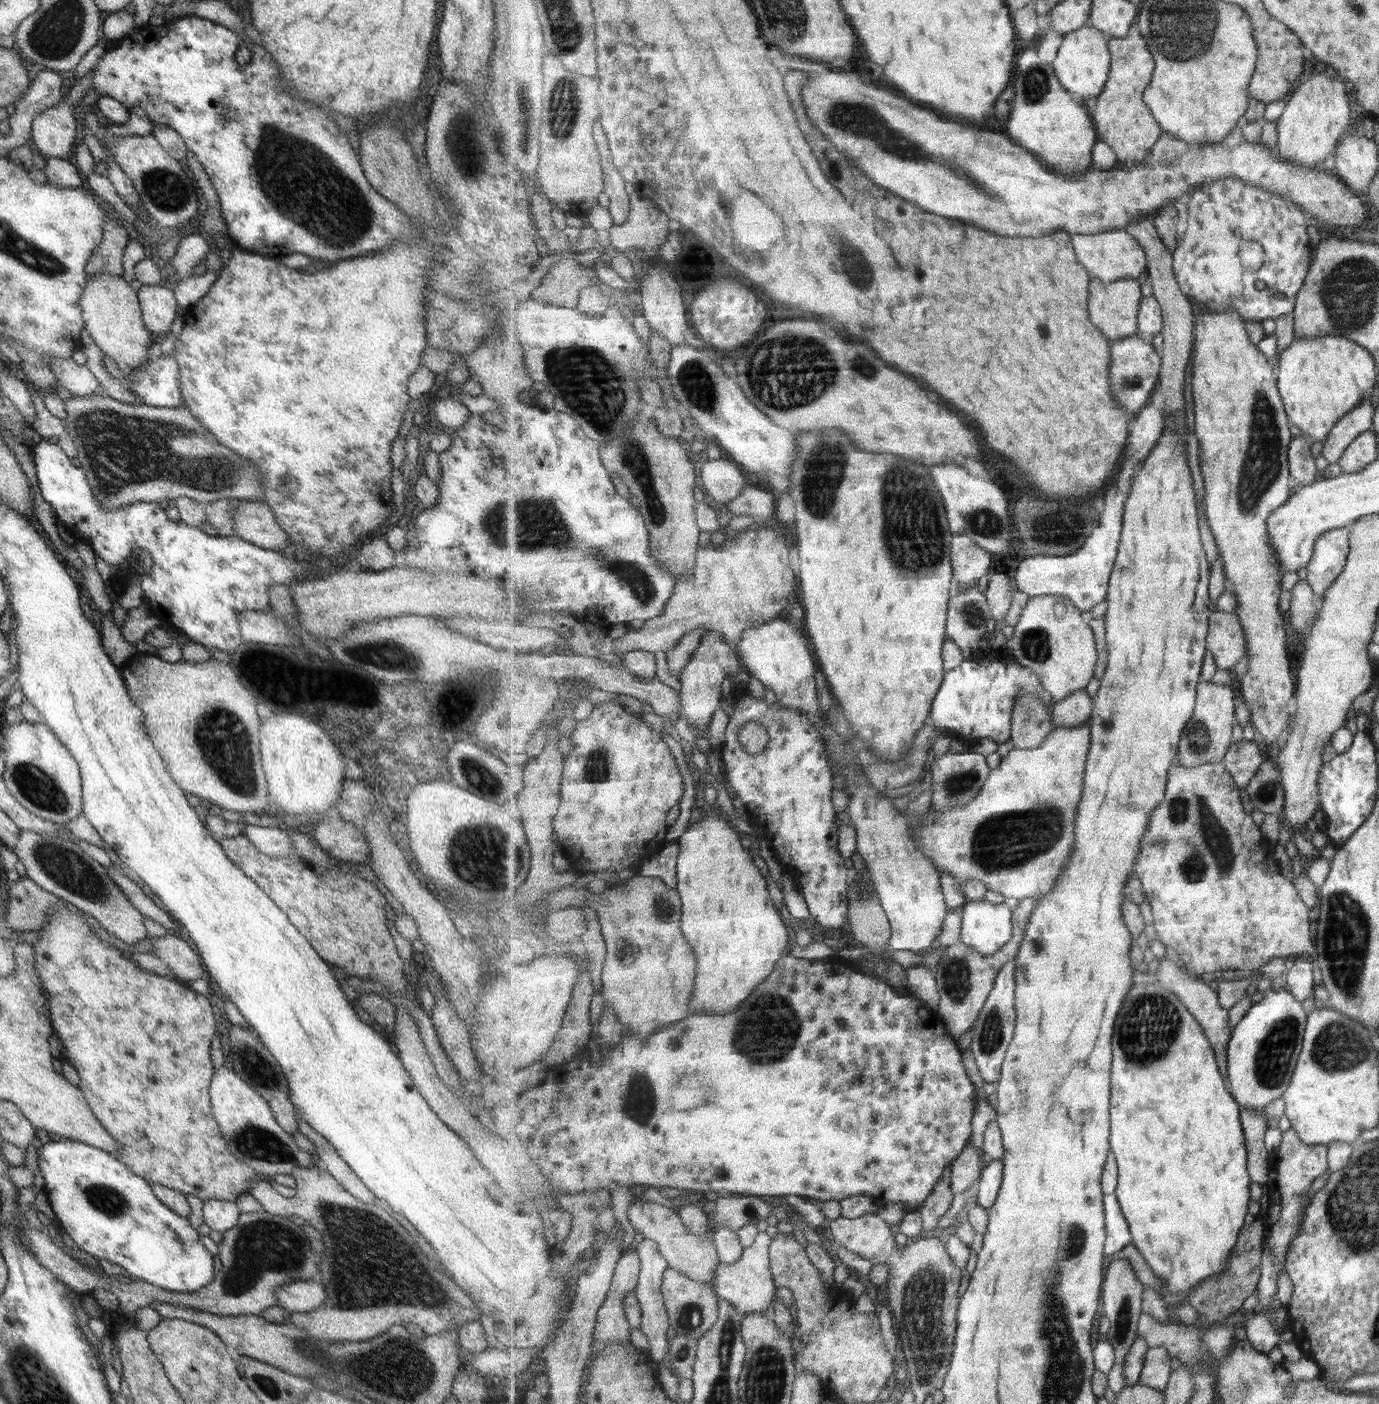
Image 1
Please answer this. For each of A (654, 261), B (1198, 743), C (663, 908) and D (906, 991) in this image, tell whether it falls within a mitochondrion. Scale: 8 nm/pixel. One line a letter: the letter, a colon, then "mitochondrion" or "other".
A: other
B: mitochondrion
C: mitochondrion
D: other

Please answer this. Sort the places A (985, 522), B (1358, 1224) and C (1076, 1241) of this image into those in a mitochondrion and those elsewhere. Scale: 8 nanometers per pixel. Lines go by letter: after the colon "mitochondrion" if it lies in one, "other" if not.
A: mitochondrion
B: mitochondrion
C: mitochondrion

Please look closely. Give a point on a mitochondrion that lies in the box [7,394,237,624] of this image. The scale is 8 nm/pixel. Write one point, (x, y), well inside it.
(119, 583)

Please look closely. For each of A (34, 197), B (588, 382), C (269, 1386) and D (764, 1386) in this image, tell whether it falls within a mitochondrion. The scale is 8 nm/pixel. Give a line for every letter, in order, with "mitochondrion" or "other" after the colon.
A: other
B: mitochondrion
C: mitochondrion
D: mitochondrion

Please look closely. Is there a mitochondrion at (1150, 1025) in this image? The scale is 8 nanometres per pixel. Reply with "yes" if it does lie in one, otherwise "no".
yes

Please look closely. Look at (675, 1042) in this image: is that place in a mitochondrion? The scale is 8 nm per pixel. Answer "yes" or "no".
no

